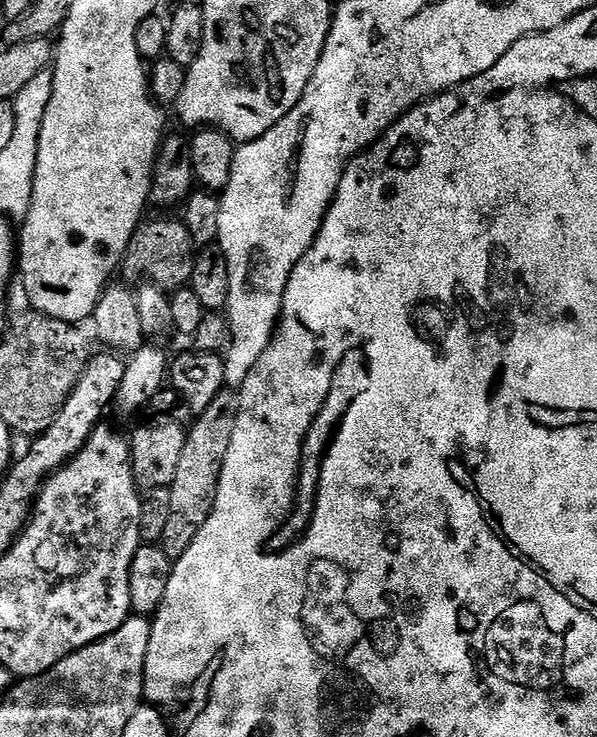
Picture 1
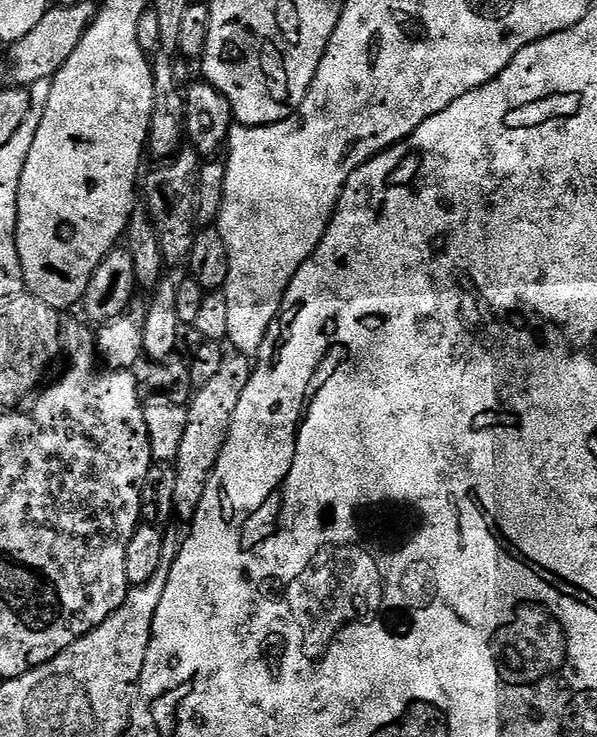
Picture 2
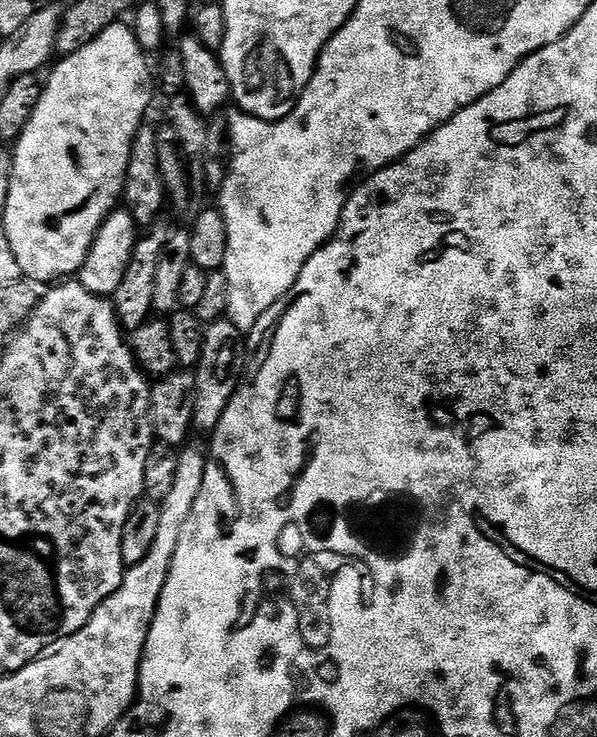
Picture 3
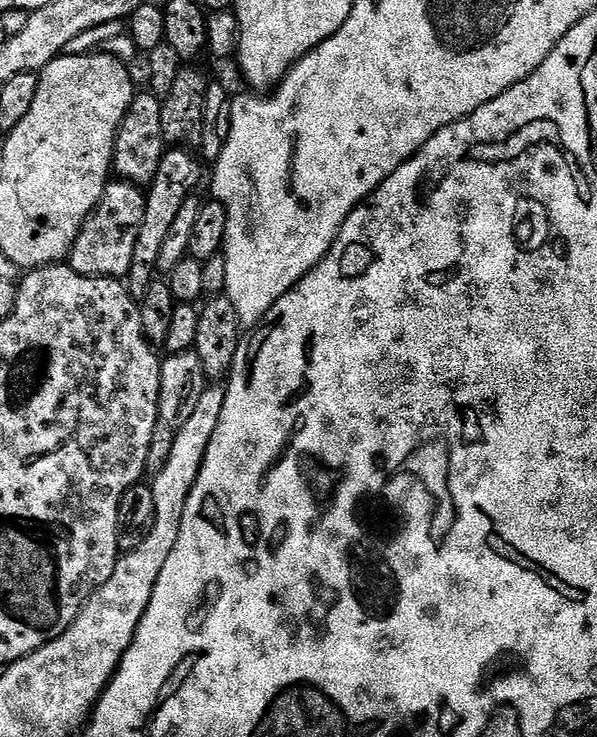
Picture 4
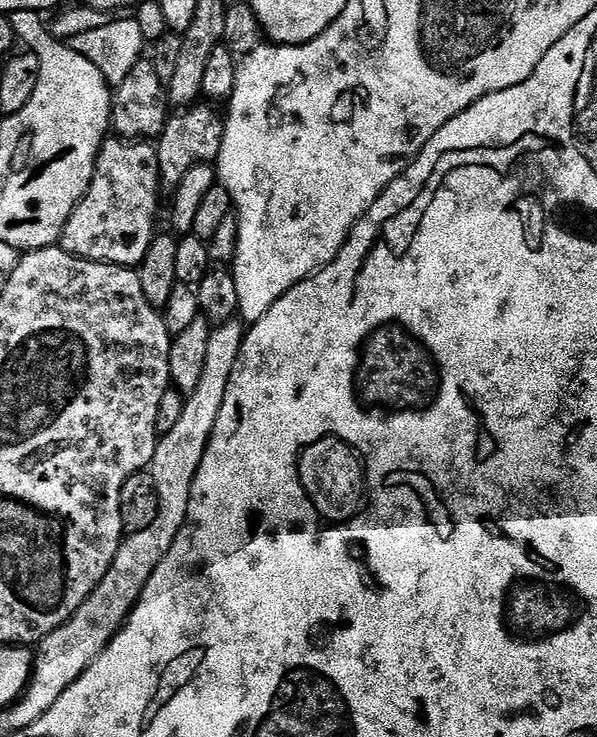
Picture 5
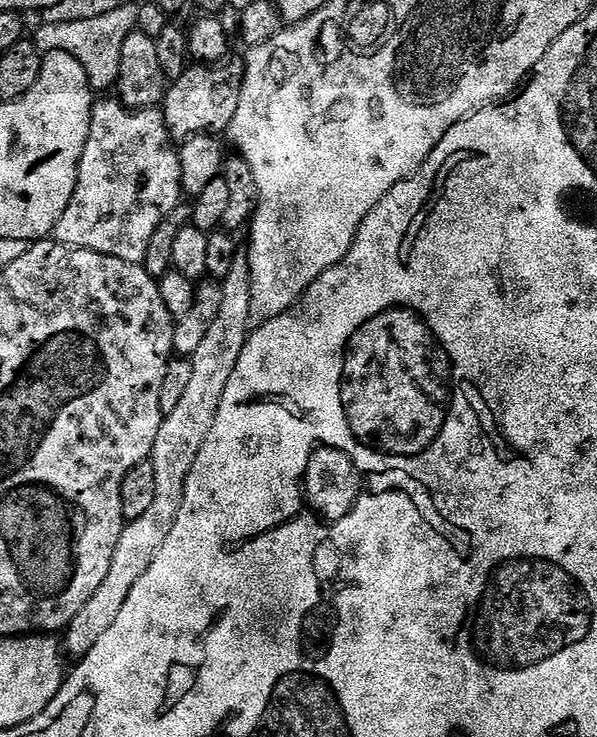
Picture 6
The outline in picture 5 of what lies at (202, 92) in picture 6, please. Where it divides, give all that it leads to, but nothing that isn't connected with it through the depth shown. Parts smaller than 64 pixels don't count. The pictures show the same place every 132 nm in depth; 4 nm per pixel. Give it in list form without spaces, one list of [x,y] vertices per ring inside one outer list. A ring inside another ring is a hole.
[[[197,102],[190,108],[176,110],[169,115],[162,134],[155,141],[160,182],[165,189],[175,190],[196,164],[214,162],[220,157],[225,117],[221,113],[219,116],[211,107],[215,108],[211,103]]]

